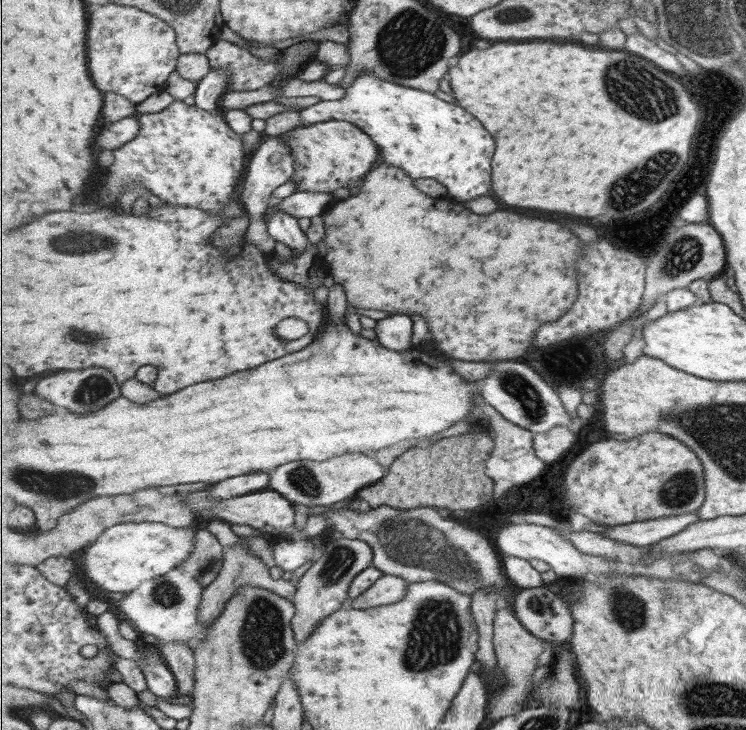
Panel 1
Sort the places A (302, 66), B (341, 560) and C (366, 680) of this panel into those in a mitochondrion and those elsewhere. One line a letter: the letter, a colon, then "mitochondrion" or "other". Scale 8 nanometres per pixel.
A: other
B: mitochondrion
C: other

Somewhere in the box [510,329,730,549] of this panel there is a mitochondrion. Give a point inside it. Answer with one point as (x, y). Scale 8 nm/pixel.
(680, 489)

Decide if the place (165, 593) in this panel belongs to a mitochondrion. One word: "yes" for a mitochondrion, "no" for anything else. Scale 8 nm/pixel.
yes

